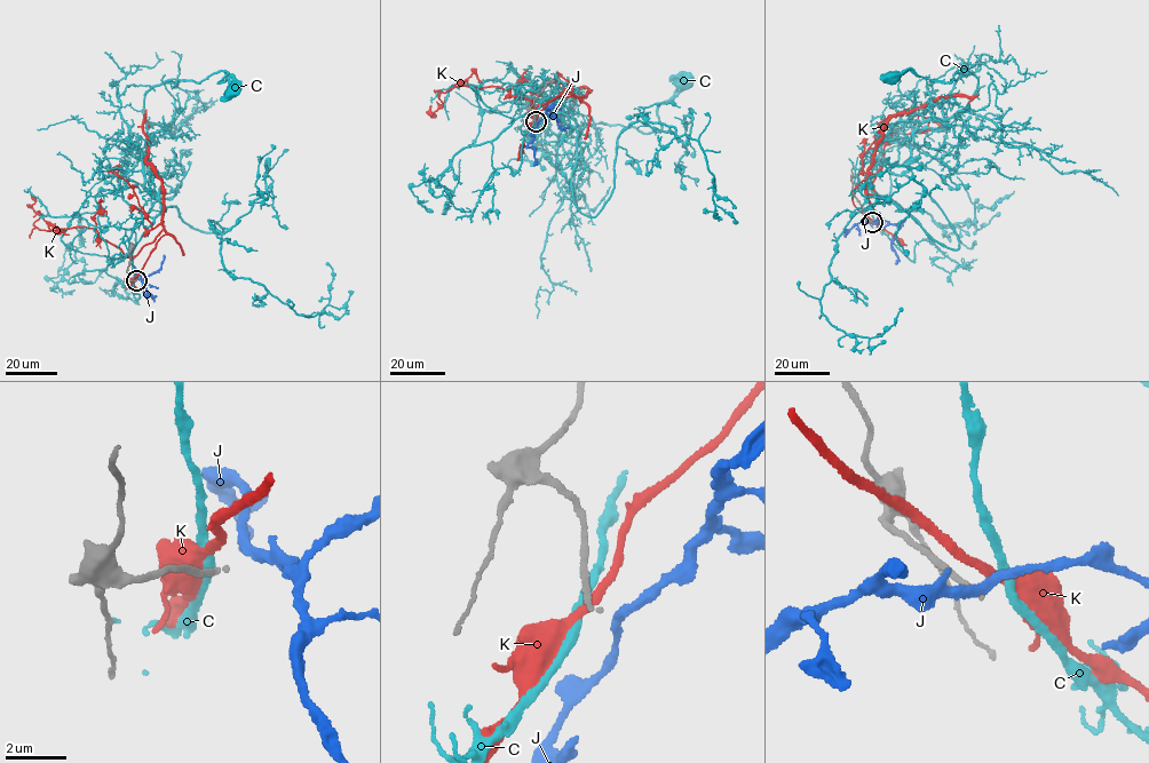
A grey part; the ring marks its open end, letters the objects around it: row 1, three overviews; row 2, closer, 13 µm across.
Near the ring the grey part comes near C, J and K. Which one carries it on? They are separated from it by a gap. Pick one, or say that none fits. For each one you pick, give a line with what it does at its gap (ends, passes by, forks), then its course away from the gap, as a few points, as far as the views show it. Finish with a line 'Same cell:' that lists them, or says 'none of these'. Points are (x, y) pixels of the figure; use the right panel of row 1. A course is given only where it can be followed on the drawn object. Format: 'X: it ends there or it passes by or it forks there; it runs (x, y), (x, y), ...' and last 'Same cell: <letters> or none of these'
Same cell: none of these

